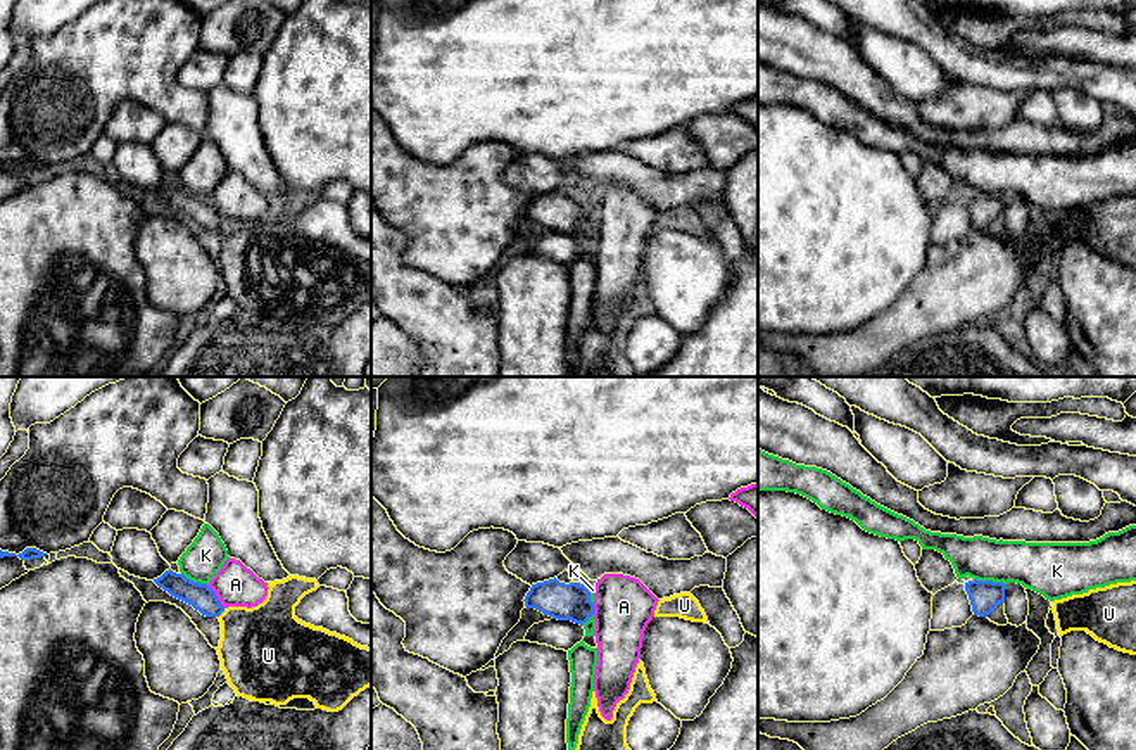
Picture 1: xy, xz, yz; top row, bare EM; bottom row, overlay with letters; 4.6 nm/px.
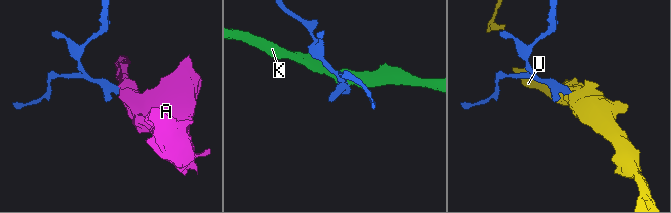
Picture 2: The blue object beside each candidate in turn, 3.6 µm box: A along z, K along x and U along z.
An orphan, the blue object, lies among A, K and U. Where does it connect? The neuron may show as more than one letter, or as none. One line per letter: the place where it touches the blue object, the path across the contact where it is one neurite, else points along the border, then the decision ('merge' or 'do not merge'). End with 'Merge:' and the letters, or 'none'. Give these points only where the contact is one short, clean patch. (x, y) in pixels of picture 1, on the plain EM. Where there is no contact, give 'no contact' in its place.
A: xy (216, 209) | along xy (206, 197), (225, 220) | do not merge
K: yz (990, 194) | along yz (974, 190), (1005, 197) | do not merge
U: xy (221, 225) | across xy (201, 209), (221, 225), (261, 261) | merge
Merge: U

